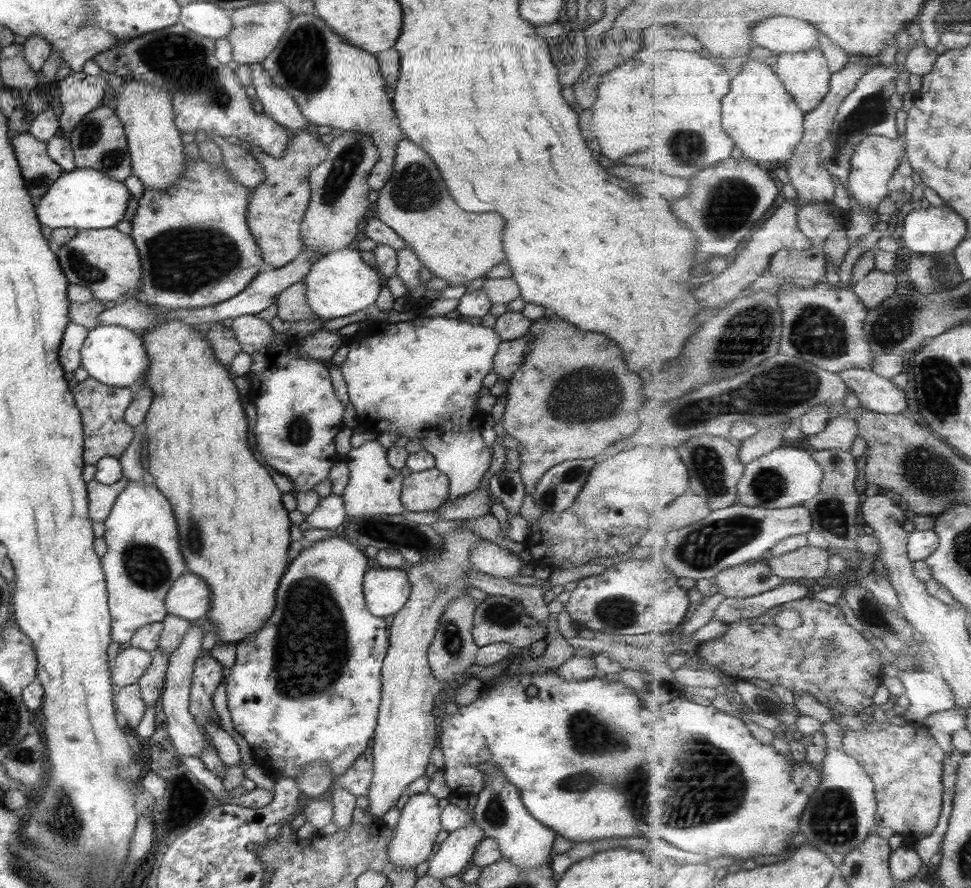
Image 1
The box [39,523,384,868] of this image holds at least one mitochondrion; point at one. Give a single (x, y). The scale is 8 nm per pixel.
(312, 622)

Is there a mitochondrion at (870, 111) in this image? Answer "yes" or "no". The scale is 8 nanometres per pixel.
yes

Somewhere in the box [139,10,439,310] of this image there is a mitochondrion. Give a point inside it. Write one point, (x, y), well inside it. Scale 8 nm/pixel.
(181, 261)

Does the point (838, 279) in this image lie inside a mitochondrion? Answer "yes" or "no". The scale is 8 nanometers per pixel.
no

